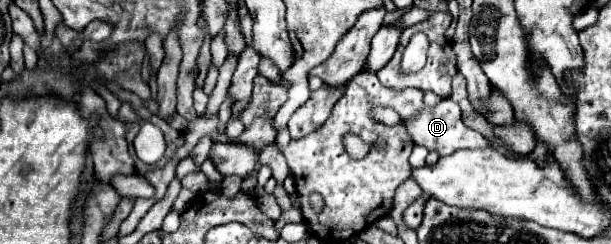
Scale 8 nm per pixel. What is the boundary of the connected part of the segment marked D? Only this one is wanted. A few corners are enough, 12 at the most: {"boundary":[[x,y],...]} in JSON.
{"boundary":[[452,99],[408,117],[414,145],[446,157],[488,141]]}

